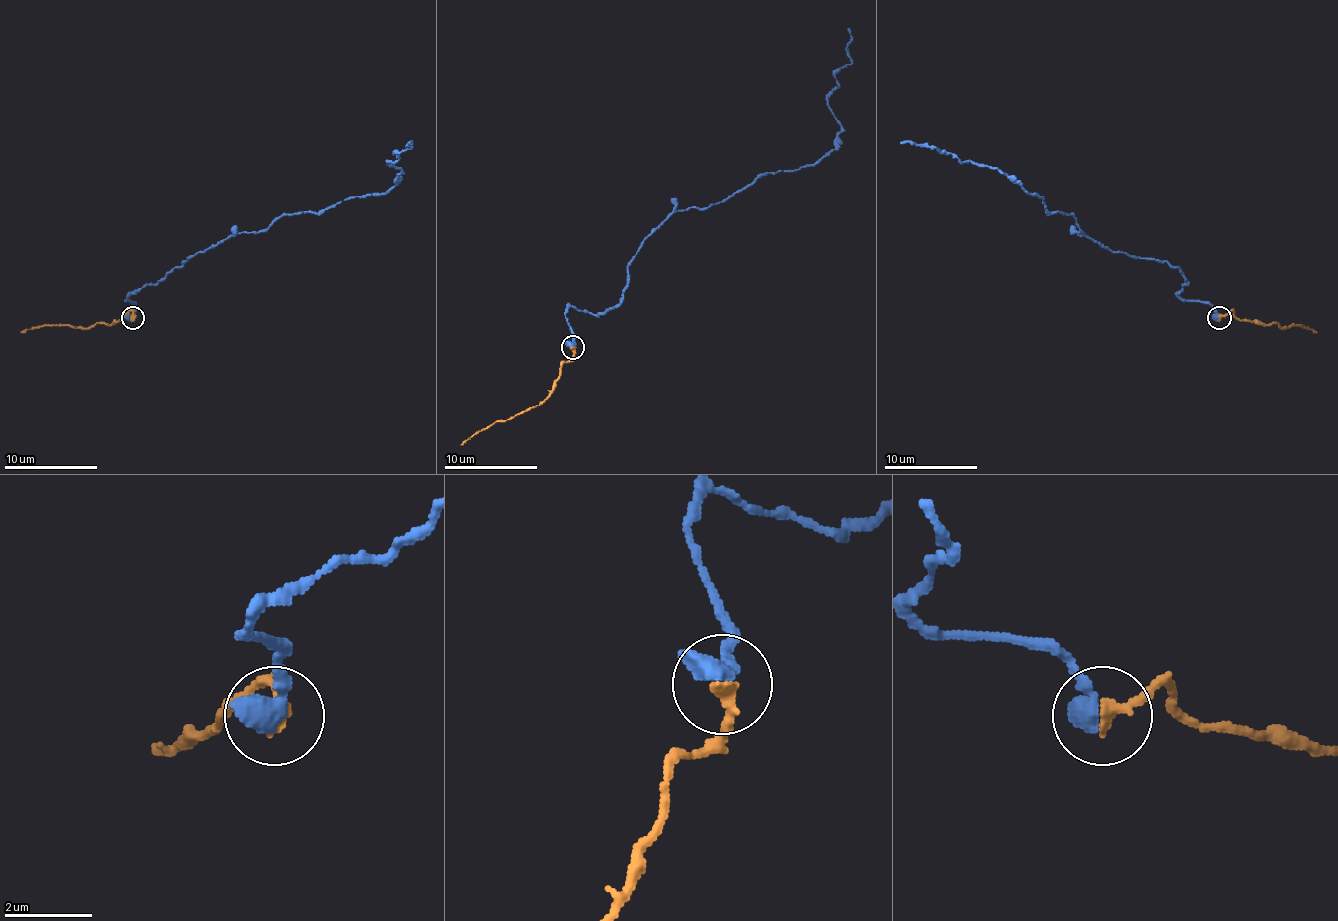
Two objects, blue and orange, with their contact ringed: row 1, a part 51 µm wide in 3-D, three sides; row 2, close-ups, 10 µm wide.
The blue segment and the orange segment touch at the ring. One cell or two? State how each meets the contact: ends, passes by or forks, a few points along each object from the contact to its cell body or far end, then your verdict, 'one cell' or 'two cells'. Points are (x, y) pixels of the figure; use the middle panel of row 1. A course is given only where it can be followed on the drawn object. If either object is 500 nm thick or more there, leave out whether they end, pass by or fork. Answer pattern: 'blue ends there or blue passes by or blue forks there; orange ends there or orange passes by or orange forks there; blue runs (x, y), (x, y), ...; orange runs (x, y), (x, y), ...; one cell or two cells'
blue runs (572, 346), (565, 312), (620, 302), (627, 263), (674, 212), (834, 146), (848, 28); orange runs (572, 346), (572, 358), (560, 367), (555, 388), (541, 402), (472, 435), (460, 444); one cell

